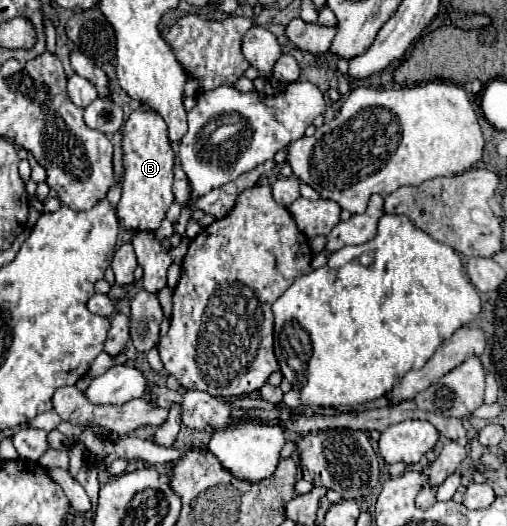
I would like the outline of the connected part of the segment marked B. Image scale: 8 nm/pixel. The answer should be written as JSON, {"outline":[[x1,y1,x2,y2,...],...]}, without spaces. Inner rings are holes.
{"outline":[[146,107,134,111,124,125,122,151,124,151,126,175,124,175,122,199,116,205,118,221,128,233,138,233,138,231,154,233,158,231,160,223,166,217,168,207,174,201,174,193,172,193,174,151,166,137,164,119,158,113,148,111]]}

